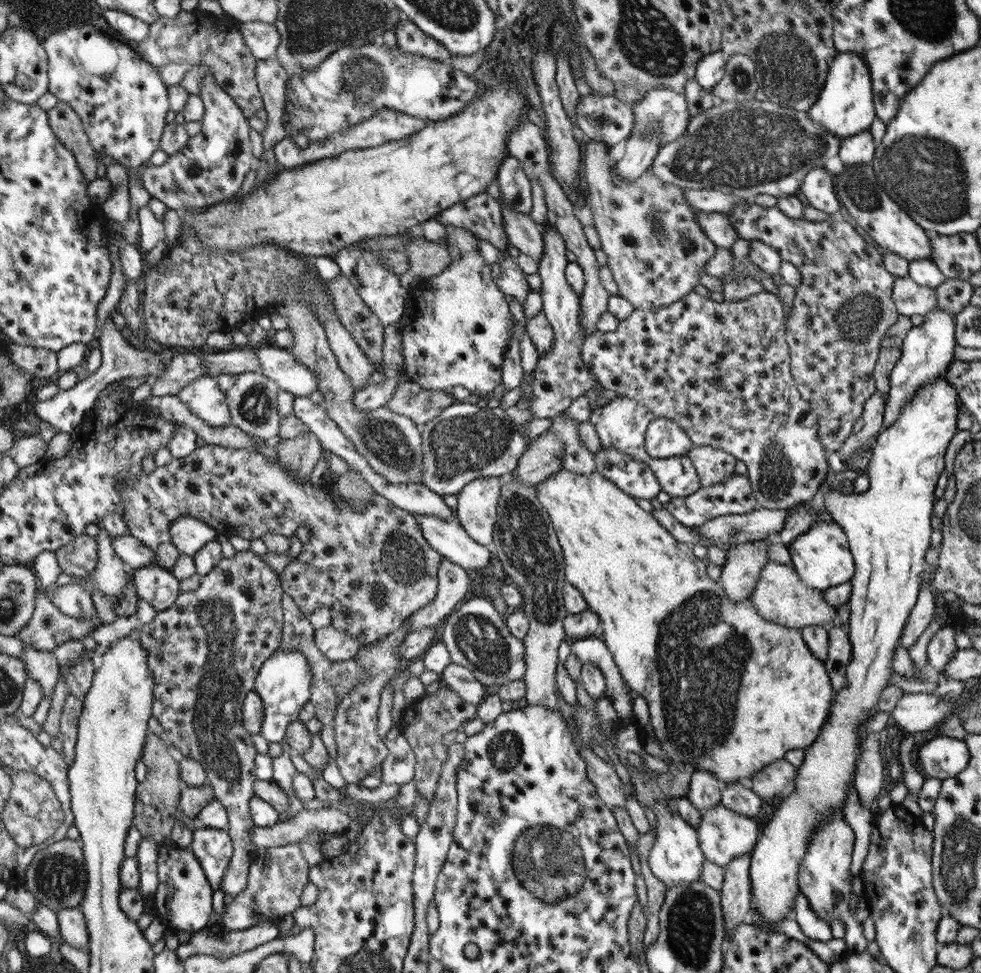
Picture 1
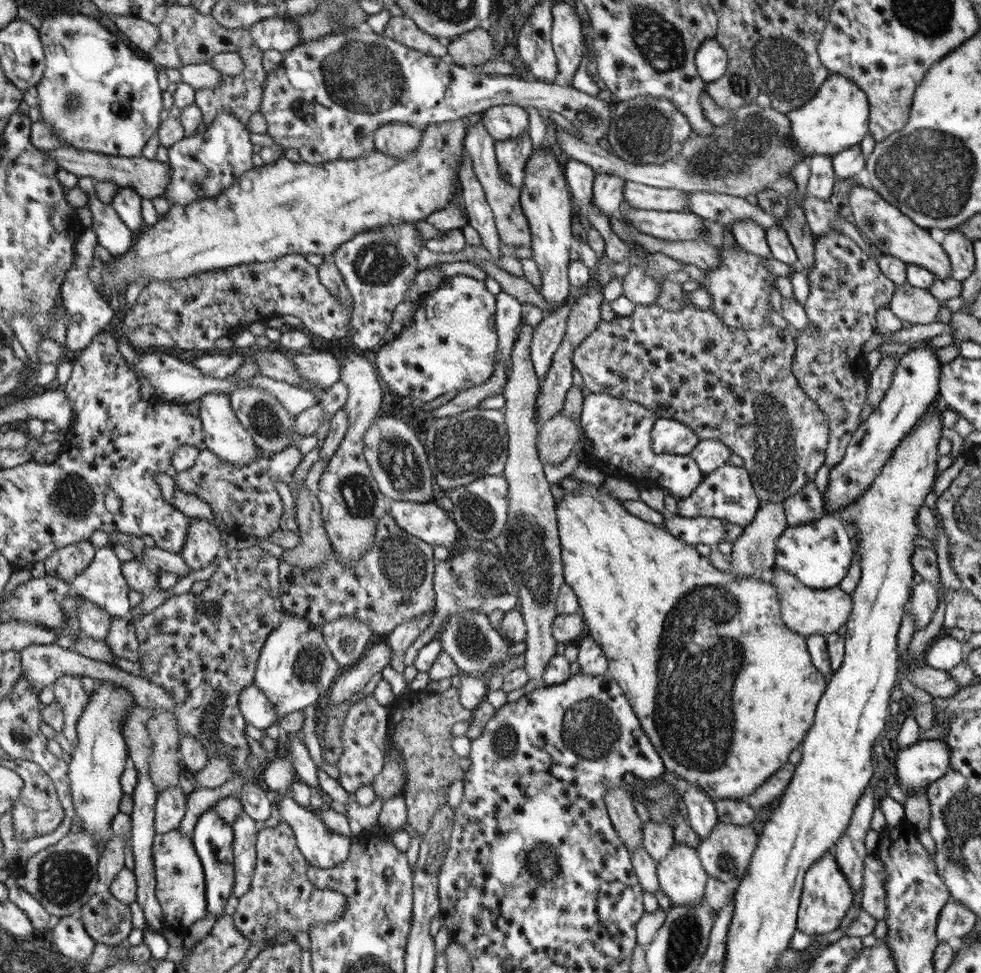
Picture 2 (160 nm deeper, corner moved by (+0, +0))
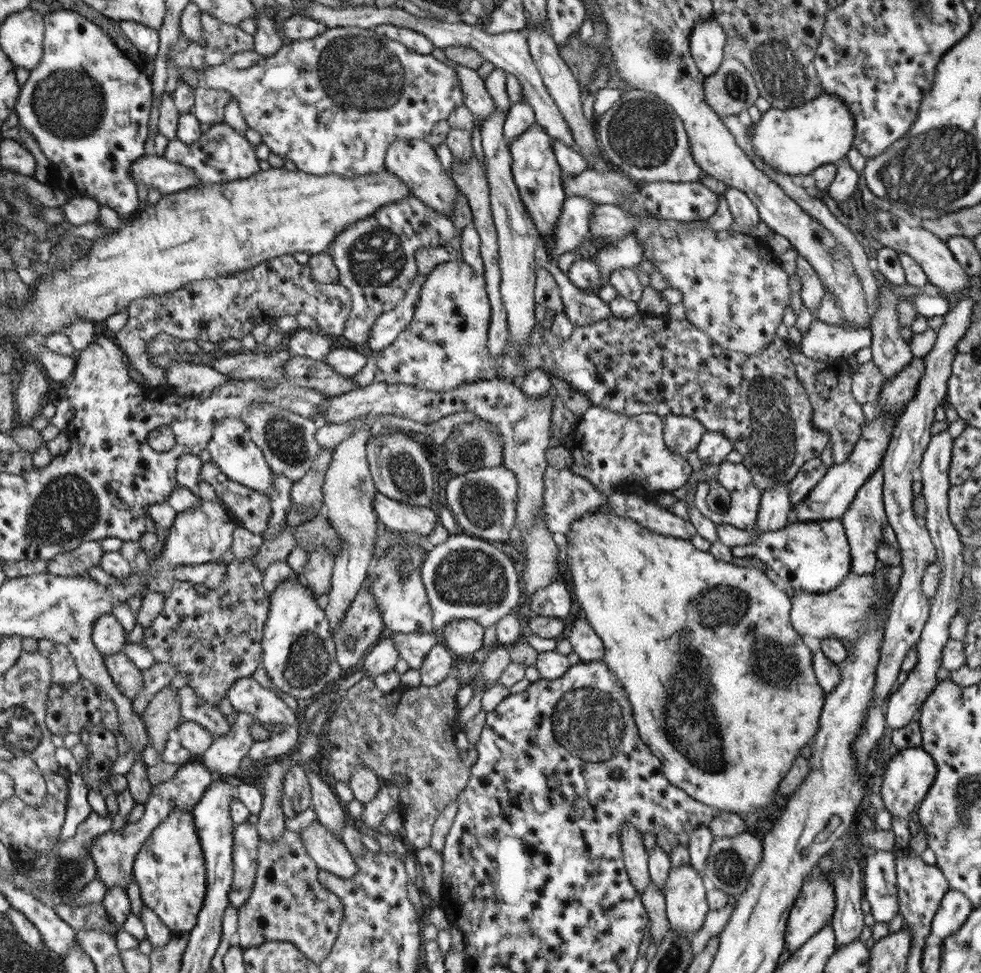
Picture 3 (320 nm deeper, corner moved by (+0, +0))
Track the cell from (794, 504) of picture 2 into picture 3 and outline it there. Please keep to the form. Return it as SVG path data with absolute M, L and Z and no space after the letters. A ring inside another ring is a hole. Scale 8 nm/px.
M821 457L807 460L801 466L801 469L798 470L789 484L790 500L793 508L799 505L799 502L804 500L806 495L822 480L822 477L827 473L827 469L828 467L824 466Z

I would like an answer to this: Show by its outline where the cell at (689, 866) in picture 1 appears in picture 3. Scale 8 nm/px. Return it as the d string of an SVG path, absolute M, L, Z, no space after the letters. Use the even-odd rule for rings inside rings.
M691 864L672 867L665 889L665 910L669 926L696 935L709 912L706 878L700 876Z

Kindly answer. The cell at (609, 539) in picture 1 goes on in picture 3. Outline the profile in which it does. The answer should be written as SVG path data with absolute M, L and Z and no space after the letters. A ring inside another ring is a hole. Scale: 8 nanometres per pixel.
M605 507L573 520L565 538L566 545L562 546L566 548L564 559L569 564L580 612L602 639L605 648L603 662L607 666L612 666L612 670L616 670L616 678L620 683L624 682L624 686L628 686L627 698L640 738L661 760L664 777L673 786L684 790L690 798L719 811L733 812L739 816L750 812L767 814L767 810L772 810L774 806L778 785L792 769L800 754L799 750L808 745L817 733L826 697L815 676L813 654L791 625L791 598L786 595L785 588L772 583L766 577L766 573L753 565L741 567L735 563L718 560L709 551L696 549L690 539L656 534L631 518L610 514Z

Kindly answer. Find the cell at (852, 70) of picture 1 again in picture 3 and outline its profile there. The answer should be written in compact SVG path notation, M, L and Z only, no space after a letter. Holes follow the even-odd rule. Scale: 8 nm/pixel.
M822 92L820 96L793 109L768 108L757 123L752 123L751 144L753 152L766 165L798 179L810 175L827 163L839 163L853 146L855 120L848 107L835 94Z

